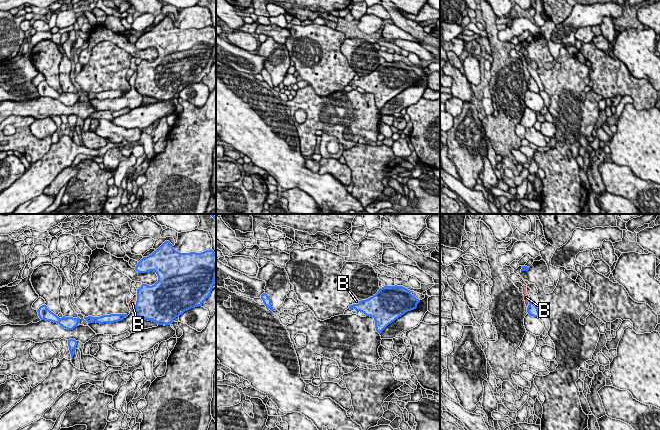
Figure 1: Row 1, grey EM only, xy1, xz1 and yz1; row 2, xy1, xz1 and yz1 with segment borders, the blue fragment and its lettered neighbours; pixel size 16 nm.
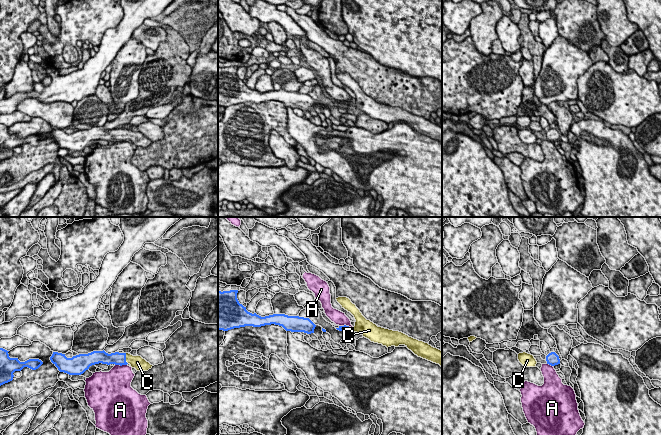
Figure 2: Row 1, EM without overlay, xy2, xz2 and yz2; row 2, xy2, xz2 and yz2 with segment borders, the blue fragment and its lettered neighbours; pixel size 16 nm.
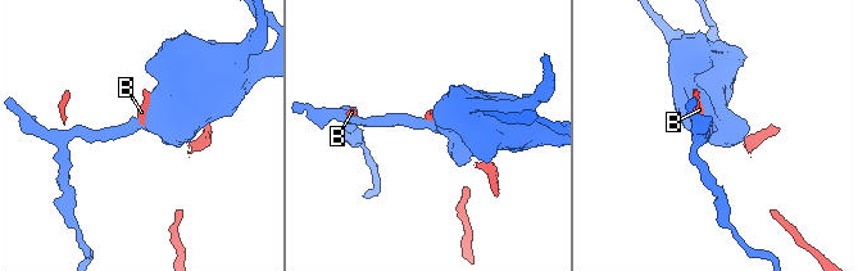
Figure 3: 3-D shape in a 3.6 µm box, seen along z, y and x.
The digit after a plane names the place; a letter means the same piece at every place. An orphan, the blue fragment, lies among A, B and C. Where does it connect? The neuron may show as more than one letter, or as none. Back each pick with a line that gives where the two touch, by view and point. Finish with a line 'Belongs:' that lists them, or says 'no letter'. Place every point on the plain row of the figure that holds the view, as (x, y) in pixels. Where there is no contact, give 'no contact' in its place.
C: meets blue in xy2 at (125, 134)
Belongs: C

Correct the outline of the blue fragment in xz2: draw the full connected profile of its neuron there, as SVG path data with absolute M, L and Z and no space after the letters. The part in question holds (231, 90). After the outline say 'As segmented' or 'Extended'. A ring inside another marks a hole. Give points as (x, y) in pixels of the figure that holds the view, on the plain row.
M238 66L218 67L218 106L228 107L245 102L279 101L286 107L314 109L316 101L309 95L285 90L261 93L246 86L237 75Z. As segmented

